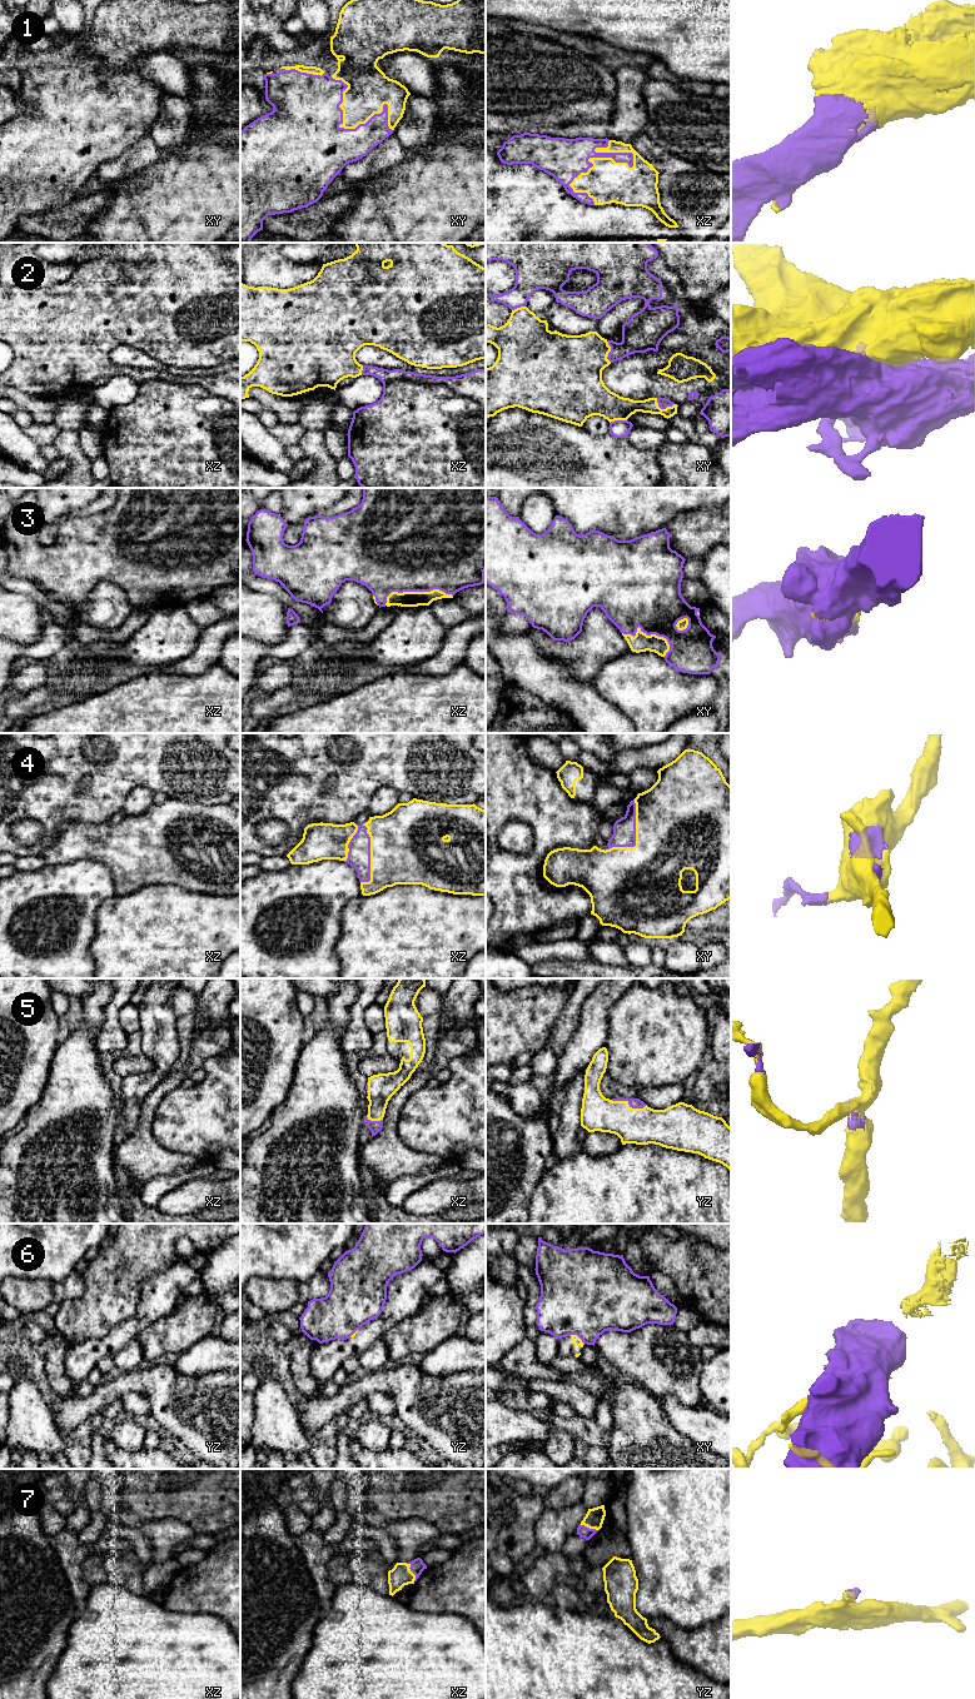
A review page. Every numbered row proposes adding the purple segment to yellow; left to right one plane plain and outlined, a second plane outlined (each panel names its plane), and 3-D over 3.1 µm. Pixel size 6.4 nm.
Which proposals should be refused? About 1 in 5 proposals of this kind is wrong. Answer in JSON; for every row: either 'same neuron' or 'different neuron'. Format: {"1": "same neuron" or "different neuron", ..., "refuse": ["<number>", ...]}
{"1": "same neuron", "2": "different neuron", "3": "same neuron", "4": "same neuron", "5": "same neuron", "6": "different neuron", "7": "same neuron", "refuse": ["2", "6"]}

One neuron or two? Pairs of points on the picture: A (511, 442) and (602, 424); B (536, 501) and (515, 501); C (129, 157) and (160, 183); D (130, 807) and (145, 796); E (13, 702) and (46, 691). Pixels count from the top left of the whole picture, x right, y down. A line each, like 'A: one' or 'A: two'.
A: two
B: two
C: two
D: one
E: one

